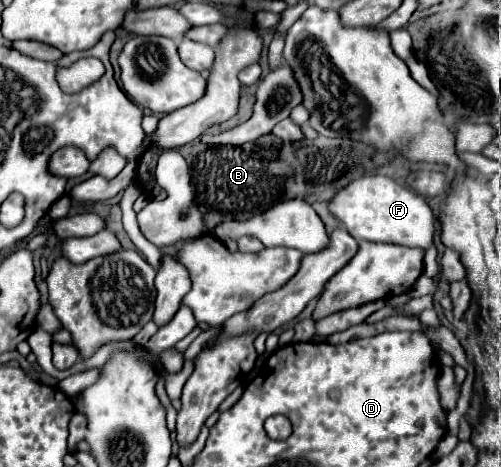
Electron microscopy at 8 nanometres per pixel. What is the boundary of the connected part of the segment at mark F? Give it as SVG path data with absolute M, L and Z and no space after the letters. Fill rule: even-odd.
M365 175L363 179L355 179L355 183L349 183L345 191L335 195L329 209L357 241L365 239L375 243L395 243L405 247L419 247L423 251L433 247L435 217L431 207L419 193L399 185L389 177Z

